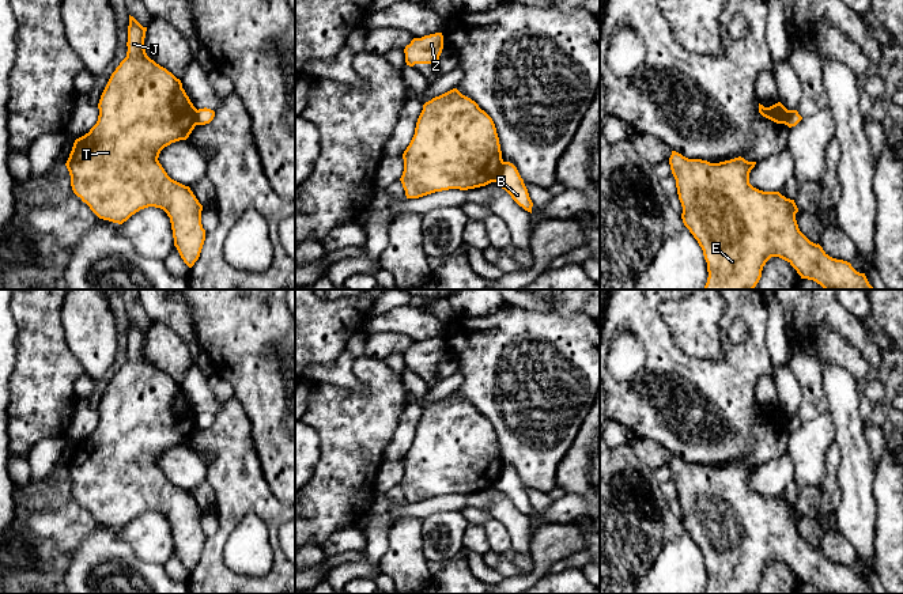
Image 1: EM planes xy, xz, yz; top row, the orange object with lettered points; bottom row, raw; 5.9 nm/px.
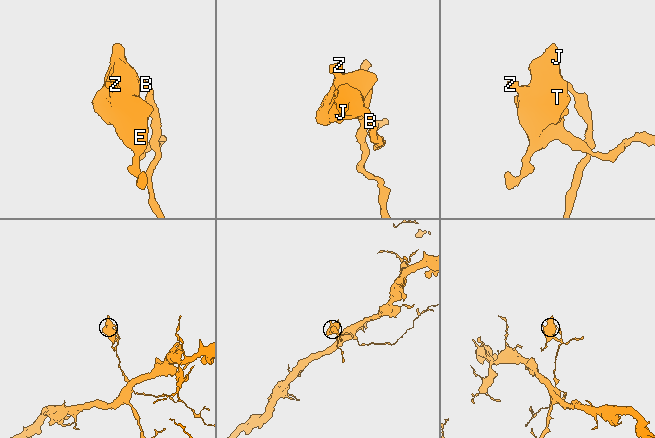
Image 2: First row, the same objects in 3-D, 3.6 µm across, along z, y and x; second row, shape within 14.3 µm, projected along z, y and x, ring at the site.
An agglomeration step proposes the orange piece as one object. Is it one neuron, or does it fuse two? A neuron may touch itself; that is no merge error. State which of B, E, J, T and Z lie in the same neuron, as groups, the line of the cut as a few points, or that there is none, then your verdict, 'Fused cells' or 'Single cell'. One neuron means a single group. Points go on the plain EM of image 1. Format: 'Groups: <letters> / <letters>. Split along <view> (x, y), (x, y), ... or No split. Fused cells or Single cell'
Groups: B / E J T Z. Split along xz (503, 466), (494, 485). Fused cells

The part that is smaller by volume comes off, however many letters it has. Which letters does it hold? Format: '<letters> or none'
E, J, T, Z

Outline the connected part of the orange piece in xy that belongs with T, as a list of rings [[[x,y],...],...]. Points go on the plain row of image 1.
[[[129,319],[126,362],[112,378],[101,400],[97,428],[75,444],[65,470],[73,497],[99,523],[122,529],[140,514],[163,514],[170,522],[174,551],[184,567],[192,572],[205,545],[203,510],[189,491],[167,480],[158,462],[165,451],[189,442],[196,431],[197,413],[181,385],[147,360],[146,336],[147,332]]]

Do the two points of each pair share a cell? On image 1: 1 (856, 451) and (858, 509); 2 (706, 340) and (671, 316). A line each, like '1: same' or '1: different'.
1: same
2: same

